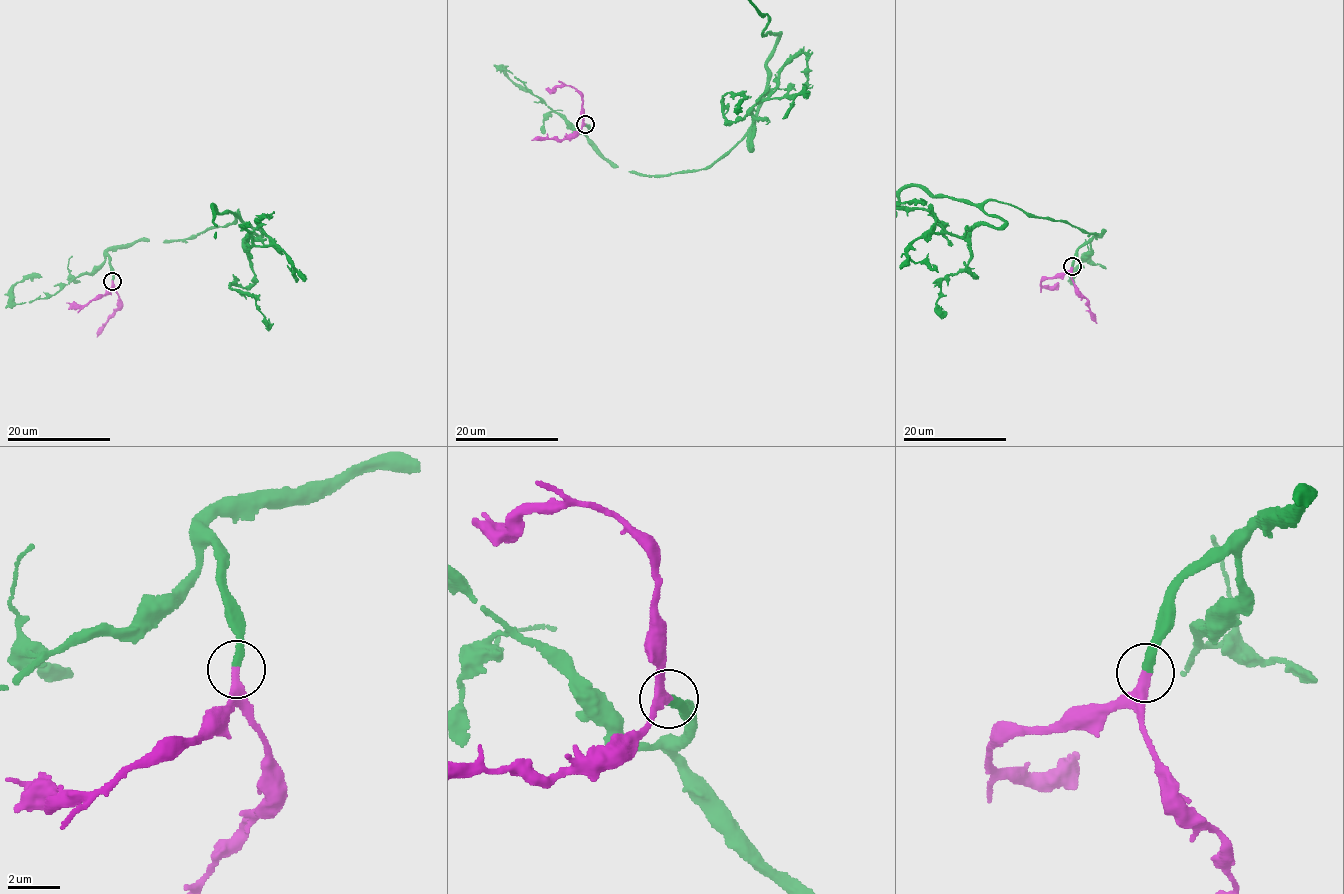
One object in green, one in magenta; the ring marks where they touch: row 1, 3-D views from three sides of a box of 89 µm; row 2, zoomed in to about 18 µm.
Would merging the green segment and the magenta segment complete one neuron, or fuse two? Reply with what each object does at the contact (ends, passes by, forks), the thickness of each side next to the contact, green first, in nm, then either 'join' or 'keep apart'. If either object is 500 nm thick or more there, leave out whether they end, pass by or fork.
green ends | magenta ends | 320/400 nm | join

